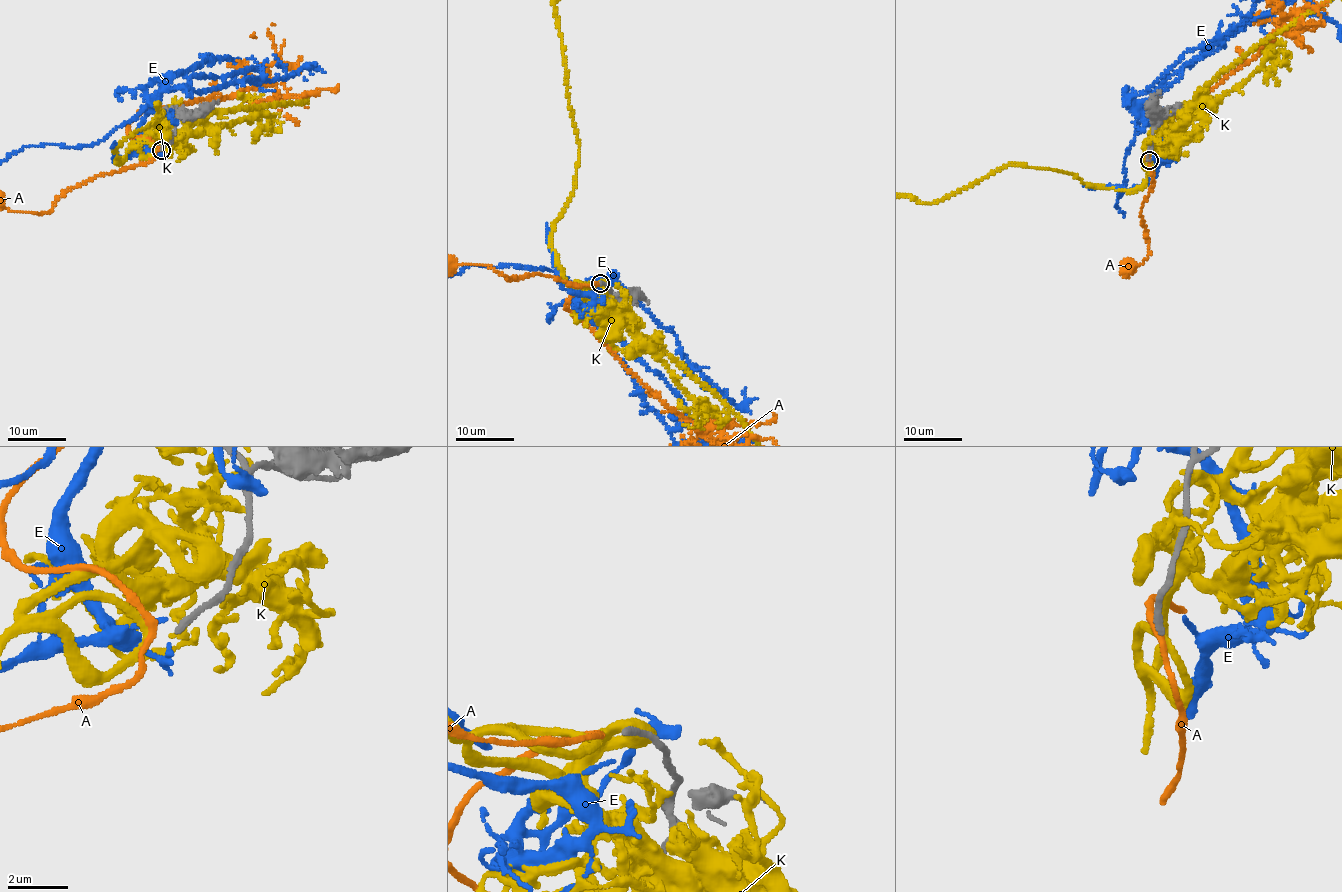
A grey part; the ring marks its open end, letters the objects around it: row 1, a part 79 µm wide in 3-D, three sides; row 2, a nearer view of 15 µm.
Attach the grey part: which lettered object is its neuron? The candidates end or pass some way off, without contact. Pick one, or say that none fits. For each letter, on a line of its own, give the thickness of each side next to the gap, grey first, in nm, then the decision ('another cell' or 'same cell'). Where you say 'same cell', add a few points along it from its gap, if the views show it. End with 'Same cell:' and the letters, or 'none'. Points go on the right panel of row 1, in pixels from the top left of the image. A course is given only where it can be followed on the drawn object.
A: calibres 220 and 200 nm; another cell
E: calibres 220 and 170 nm; another cell
K: calibres 220 and 240 nm; another cell
Same cell: none

